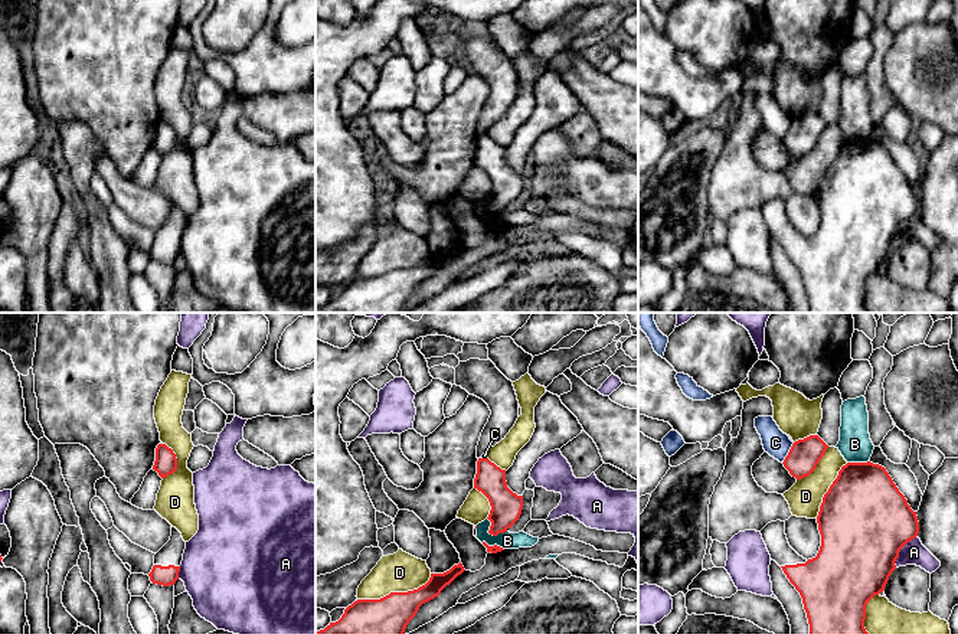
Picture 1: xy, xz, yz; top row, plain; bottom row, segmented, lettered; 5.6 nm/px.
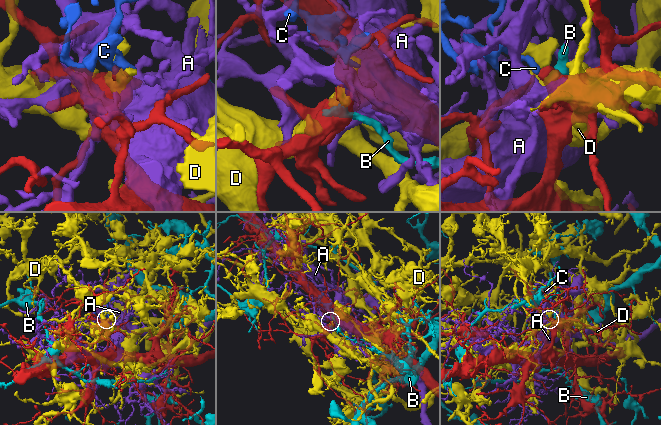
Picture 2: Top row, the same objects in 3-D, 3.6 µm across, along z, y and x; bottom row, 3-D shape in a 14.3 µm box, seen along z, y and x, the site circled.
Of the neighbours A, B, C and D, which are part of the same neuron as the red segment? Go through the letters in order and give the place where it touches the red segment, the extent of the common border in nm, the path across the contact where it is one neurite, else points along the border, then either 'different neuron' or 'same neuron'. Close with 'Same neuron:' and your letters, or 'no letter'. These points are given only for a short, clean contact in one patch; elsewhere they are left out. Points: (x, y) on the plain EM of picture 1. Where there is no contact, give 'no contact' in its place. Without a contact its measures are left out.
A: meets red in yz at (899, 228); contact 220 nm long; different neuron
B: meets red in xz at (490, 211); contact 140 nm long; different neuron
C: meets red in yz at (788, 130); contact 140 nm long; border along yz (794, 120), (782, 140); different neuron
D: meets red in xz at (395, 270); contact 440 nm long; different neuron
Same neuron: no letter

